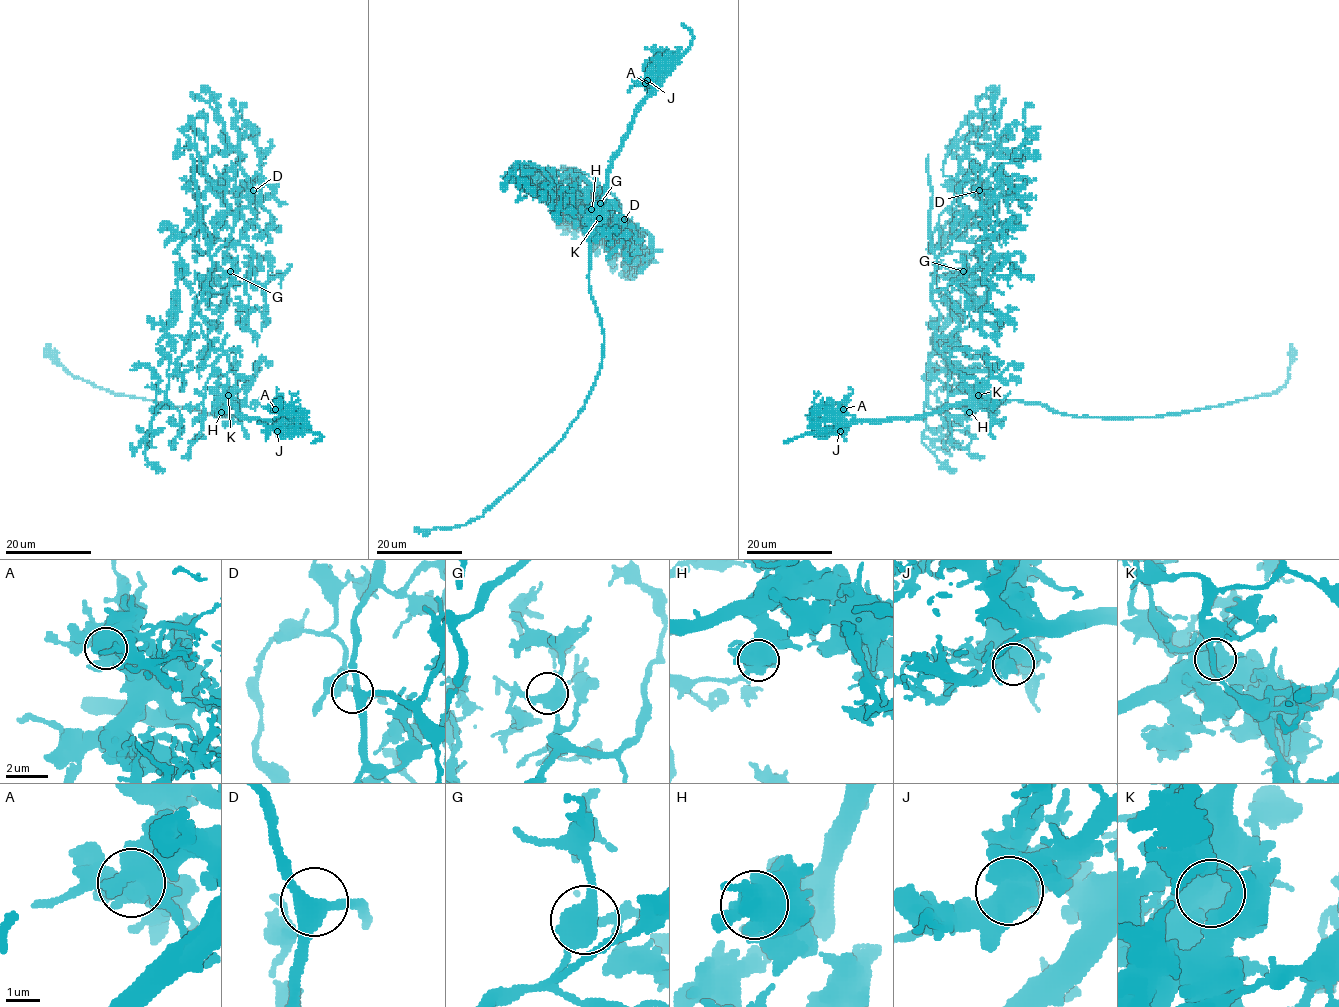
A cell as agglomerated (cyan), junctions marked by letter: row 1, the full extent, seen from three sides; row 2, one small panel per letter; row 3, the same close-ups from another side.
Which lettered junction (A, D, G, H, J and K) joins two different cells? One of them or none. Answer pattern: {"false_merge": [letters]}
{"false_merge": ["K"]}

